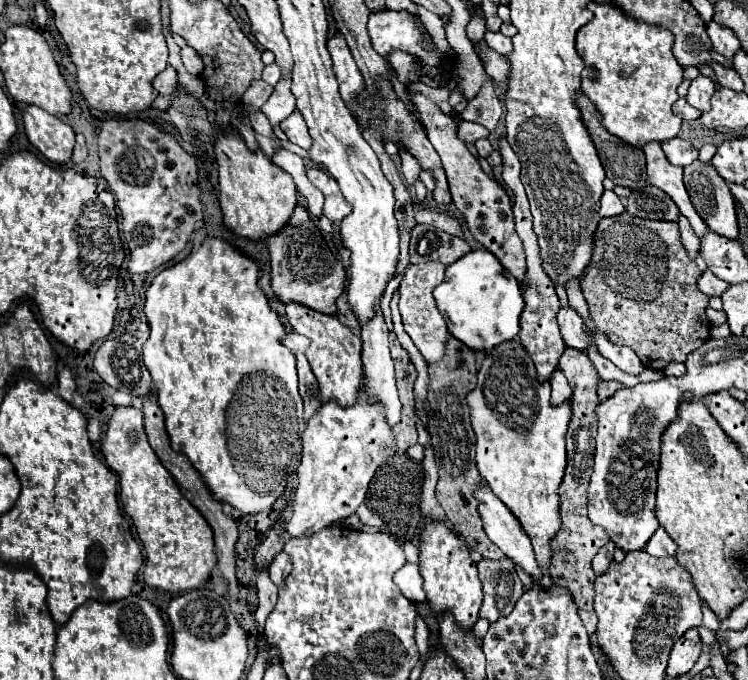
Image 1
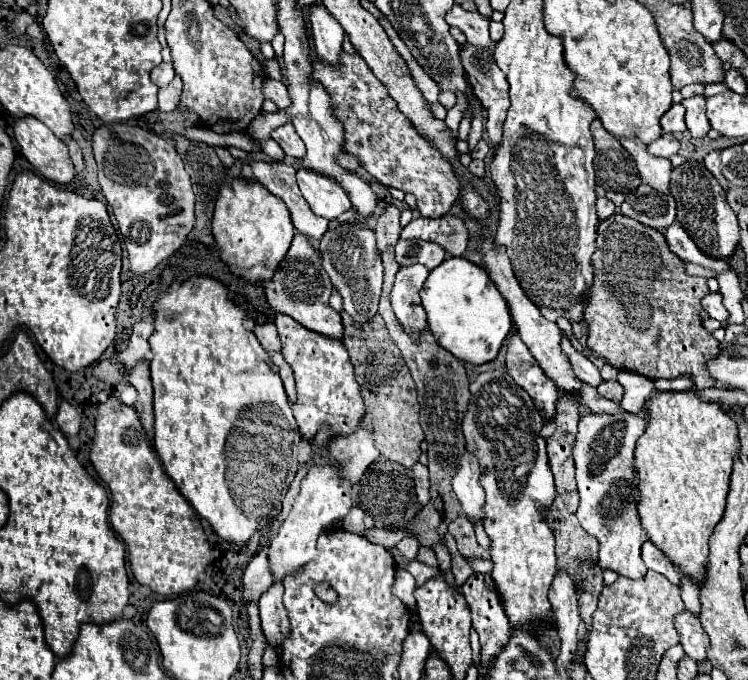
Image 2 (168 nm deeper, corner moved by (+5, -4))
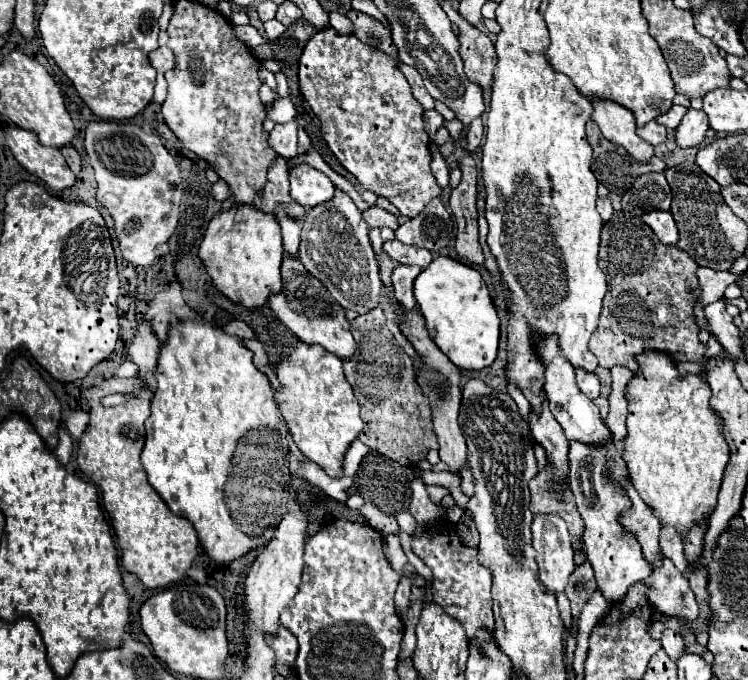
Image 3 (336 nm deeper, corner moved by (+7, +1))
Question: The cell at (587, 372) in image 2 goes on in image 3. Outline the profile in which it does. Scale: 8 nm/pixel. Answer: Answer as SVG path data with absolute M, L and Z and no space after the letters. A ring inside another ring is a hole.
M576 370L576 384L580 388L580 392L584 392L590 400L600 396L600 382L596 378L596 374L588 374L584 370Z

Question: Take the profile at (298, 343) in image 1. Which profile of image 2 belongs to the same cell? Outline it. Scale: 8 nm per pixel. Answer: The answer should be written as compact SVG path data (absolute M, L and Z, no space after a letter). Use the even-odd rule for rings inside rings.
M266 323L266 325L258 325L256 329L254 329L254 333L256 333L256 337L258 337L258 341L262 343L262 347L266 349L266 351L280 351L282 349L282 341L280 341L280 337L278 337L278 331L276 331L276 325L274 323Z

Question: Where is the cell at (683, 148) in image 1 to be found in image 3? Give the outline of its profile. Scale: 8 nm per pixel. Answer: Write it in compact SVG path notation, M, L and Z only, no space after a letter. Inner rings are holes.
M648 122L648 124L640 126L640 128L636 128L636 132L638 132L638 136L642 140L646 140L652 146L656 146L656 144L666 140L666 128L662 128L658 122Z

